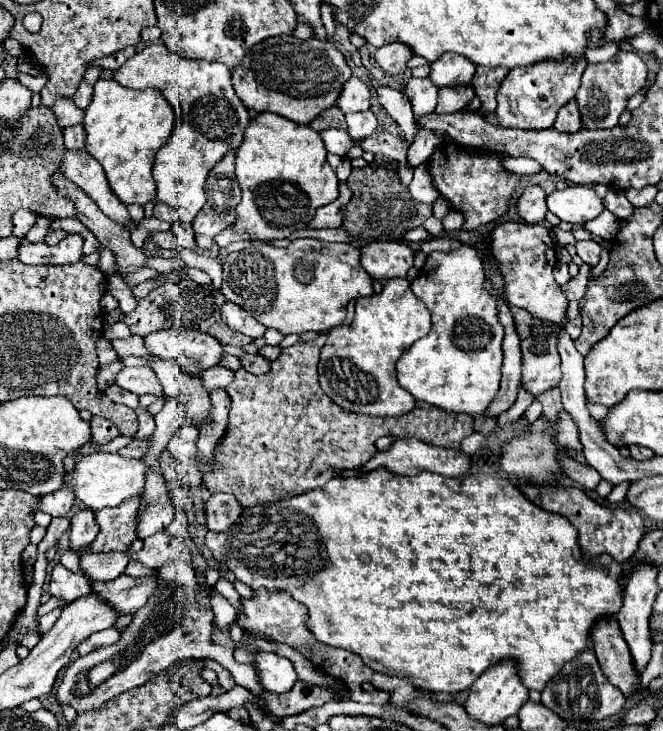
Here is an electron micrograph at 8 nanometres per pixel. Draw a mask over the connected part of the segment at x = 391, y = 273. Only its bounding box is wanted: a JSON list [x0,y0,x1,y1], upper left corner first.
[361,241,415,279]

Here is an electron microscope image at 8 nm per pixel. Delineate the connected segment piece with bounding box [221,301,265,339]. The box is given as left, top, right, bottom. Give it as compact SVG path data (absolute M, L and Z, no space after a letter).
M225 303L223 307L221 307L221 317L223 317L223 321L233 329L233 331L239 331L239 333L243 333L243 335L247 335L247 337L251 337L251 339L259 339L259 337L263 337L263 333L265 333L265 325L261 325L259 321L255 321L245 309L241 309L241 307L237 307L235 303Z

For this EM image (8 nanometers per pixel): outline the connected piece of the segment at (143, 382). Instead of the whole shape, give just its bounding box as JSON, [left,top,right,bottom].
[115,367,163,397]

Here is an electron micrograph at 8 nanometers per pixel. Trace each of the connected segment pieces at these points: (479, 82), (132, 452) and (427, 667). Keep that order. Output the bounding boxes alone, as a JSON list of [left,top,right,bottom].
[[473,67,509,115],[117,439,149,459],[205,469,623,693]]

